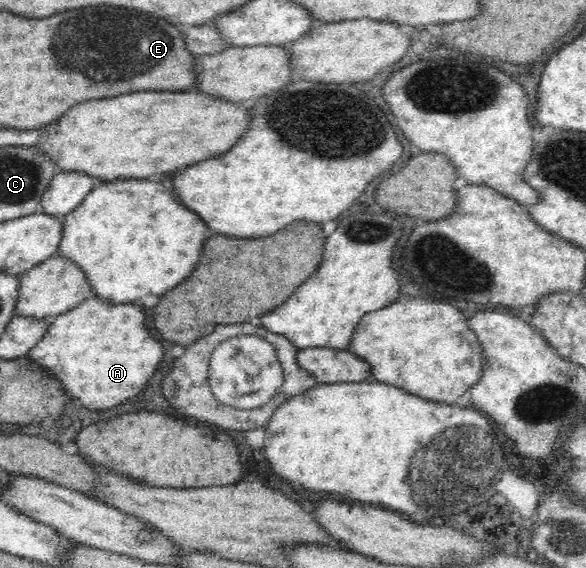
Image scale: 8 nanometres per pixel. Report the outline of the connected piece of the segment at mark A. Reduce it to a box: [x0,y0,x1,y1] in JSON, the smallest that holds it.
[28,296,164,410]

